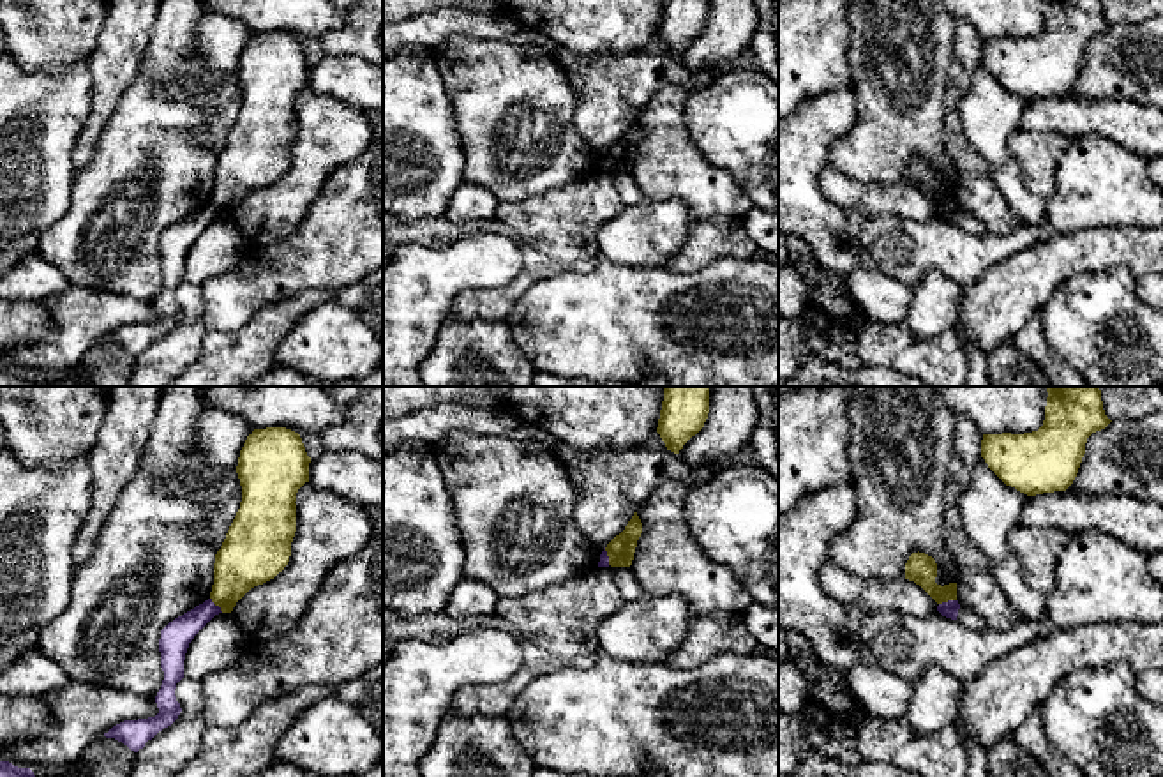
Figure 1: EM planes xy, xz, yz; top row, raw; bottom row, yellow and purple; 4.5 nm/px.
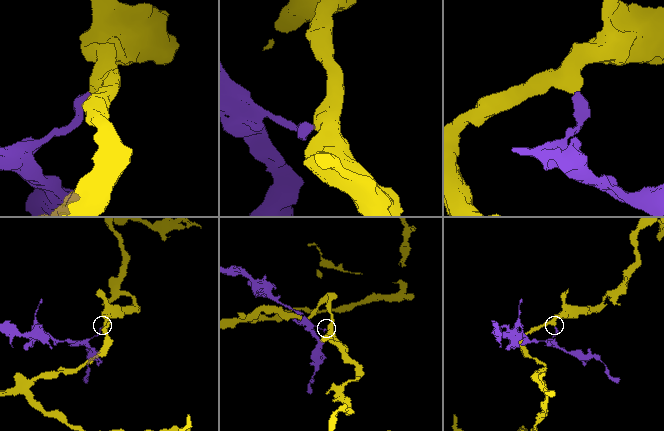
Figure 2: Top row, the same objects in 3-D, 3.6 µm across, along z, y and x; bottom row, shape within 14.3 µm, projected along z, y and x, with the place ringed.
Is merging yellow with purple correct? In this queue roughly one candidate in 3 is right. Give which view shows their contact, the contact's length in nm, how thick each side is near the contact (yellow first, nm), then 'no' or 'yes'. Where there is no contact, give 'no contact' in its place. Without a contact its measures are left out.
meets yellow in yz; contact 80 nm long; 140 nm thick on the yellow side, 80 nm on the other; no

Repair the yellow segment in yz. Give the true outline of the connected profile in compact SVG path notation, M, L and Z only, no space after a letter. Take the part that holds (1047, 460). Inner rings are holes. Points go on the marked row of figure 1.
M1047 387L1047 392L1045 420L1038 431L983 434L981 440L981 457L988 468L1027 496L1066 491L1078 473L1087 438L1112 422L1105 415L1098 387Z

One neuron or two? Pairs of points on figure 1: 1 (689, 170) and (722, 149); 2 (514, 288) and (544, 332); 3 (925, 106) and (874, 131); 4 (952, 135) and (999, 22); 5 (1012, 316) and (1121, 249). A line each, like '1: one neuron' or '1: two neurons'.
1: two neurons
2: two neurons
3: one neuron
4: two neurons
5: one neuron

